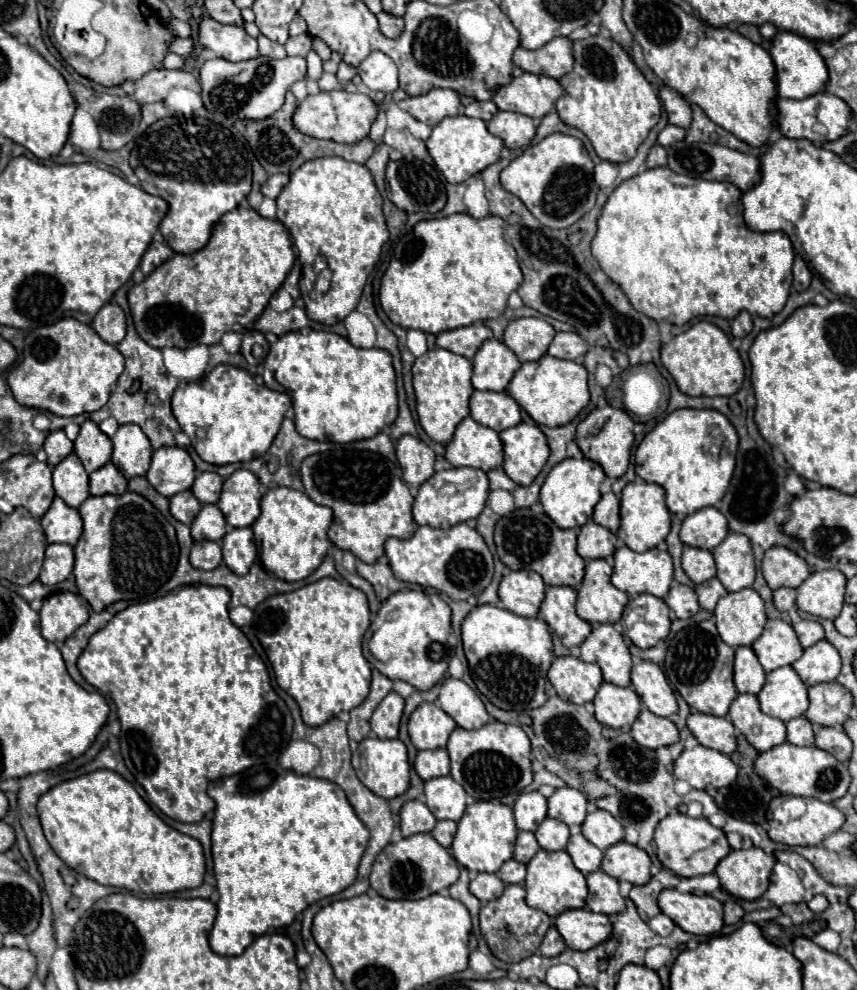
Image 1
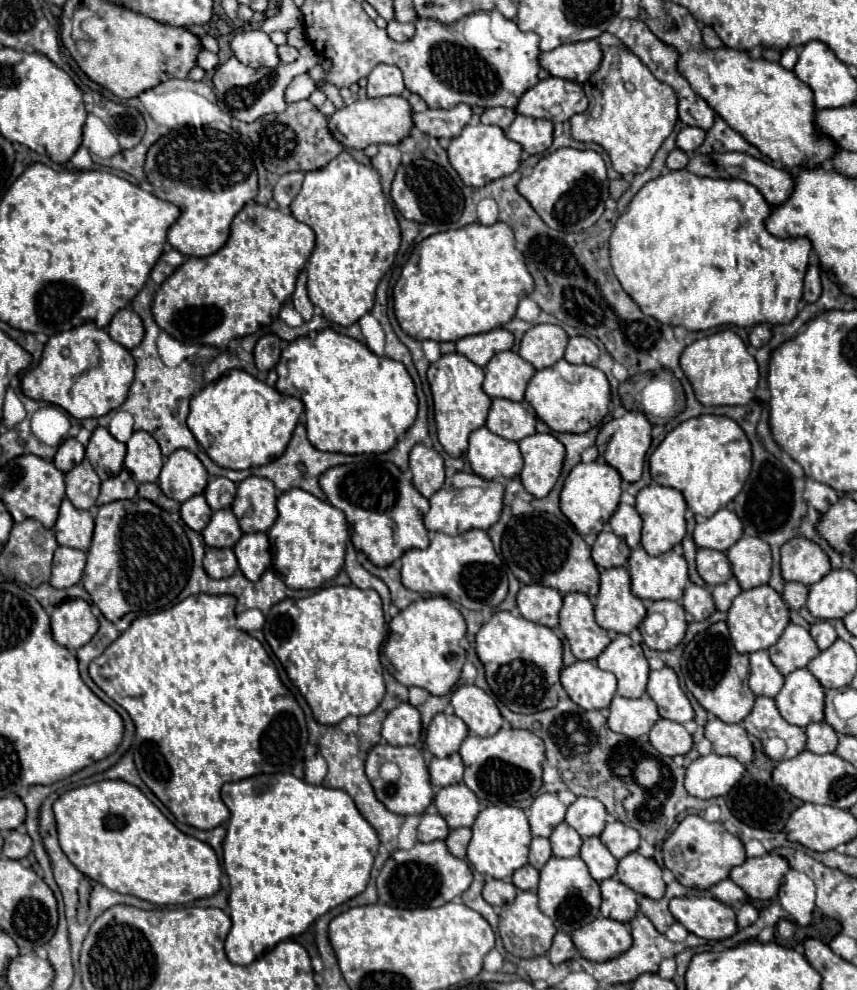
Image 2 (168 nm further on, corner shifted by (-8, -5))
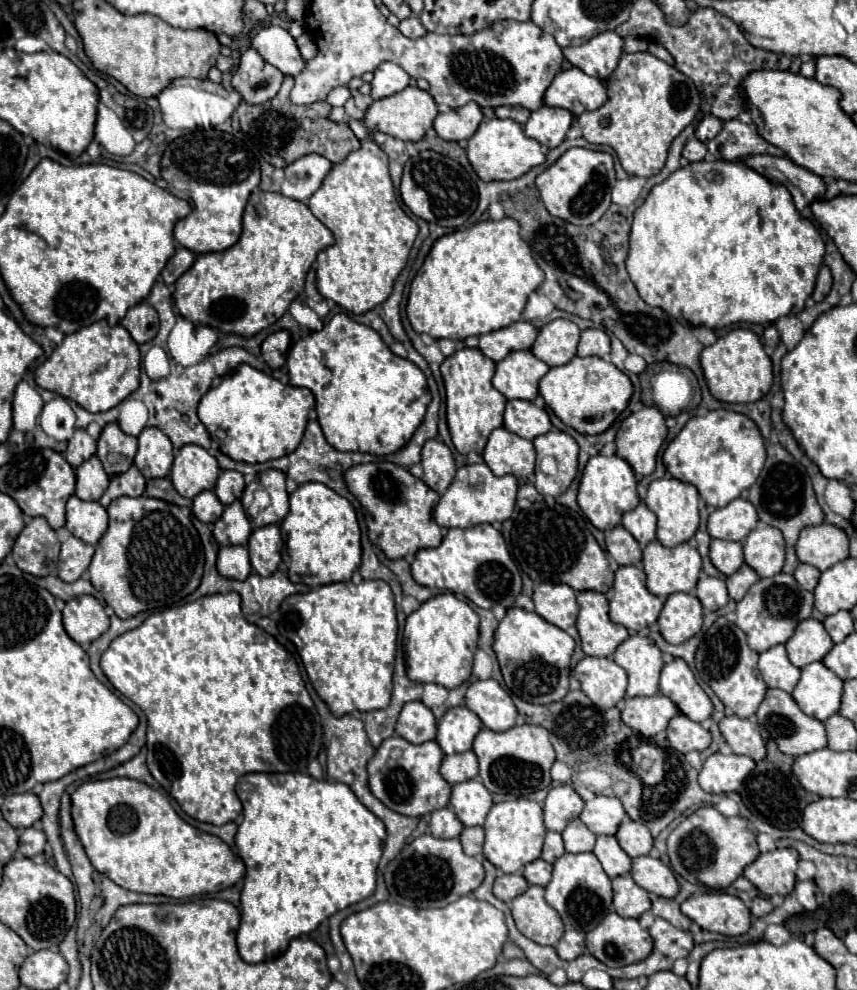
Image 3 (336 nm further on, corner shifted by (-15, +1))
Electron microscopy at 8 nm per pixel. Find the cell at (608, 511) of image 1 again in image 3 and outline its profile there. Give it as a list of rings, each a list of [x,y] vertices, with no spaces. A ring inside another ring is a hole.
[[[641,502],[637,508],[623,514],[621,524],[635,536],[641,546],[647,546],[655,538],[655,514]]]

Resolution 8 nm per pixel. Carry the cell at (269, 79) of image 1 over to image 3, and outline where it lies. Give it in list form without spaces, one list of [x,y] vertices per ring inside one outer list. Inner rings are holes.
[[[253,48],[241,54],[239,66],[233,70],[231,86],[247,104],[265,104],[273,100],[281,88],[283,74],[267,64]]]

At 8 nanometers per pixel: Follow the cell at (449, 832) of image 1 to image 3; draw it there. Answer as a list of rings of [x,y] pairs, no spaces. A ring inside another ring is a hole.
[[[469,826],[461,832],[459,840],[461,840],[461,846],[463,846],[463,852],[469,854],[469,856],[479,856],[481,854],[481,848],[483,848],[483,828],[481,826]]]

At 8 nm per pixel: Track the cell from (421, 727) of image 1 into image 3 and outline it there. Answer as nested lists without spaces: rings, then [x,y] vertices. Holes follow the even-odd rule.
[[[455,706],[445,712],[437,726],[437,744],[445,754],[471,750],[473,738],[481,730],[481,720],[467,706]]]

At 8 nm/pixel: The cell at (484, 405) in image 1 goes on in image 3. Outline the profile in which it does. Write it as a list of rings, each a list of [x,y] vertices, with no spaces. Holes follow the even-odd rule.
[[[507,400],[507,406],[505,406],[505,418],[503,418],[503,426],[525,438],[525,440],[533,440],[535,436],[541,436],[545,432],[551,430],[551,420],[549,420],[549,414],[543,410],[543,408],[537,408],[533,402],[529,400]]]

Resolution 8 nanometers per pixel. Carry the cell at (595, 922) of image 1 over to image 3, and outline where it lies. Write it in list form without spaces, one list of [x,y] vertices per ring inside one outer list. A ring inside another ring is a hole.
[[[615,912],[607,914],[601,924],[587,932],[587,950],[613,968],[647,958],[651,948],[649,932],[635,918],[621,918]]]

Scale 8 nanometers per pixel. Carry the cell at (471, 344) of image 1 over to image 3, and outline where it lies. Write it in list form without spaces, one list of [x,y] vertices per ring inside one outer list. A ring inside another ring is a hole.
[[[519,320],[507,328],[493,330],[489,334],[481,334],[479,336],[479,350],[487,358],[499,362],[513,350],[531,348],[535,338],[537,338],[537,328],[533,328],[533,324],[529,324],[529,322]]]

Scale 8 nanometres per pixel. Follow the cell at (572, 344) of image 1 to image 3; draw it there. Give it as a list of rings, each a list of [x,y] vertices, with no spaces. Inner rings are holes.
[[[599,328],[583,330],[579,346],[577,346],[577,356],[607,358],[609,356],[609,336]]]

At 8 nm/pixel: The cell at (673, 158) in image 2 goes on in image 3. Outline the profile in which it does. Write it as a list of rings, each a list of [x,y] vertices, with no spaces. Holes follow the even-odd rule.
[[[695,136],[689,138],[683,148],[683,158],[687,158],[689,162],[699,162],[699,160],[705,160],[705,156],[707,156],[705,144],[699,142]]]

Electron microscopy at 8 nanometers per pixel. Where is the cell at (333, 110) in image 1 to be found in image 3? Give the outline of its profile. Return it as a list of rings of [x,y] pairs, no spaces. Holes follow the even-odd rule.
[[[407,86],[405,90],[397,92],[397,94],[391,94],[387,98],[381,98],[381,100],[375,100],[365,116],[363,116],[363,124],[367,126],[369,132],[383,132],[383,134],[389,134],[393,138],[399,138],[399,140],[411,140],[411,142],[417,142],[425,136],[425,132],[433,126],[433,120],[437,116],[437,104],[435,100],[431,98],[429,92],[425,90],[419,90],[419,88],[411,88]]]

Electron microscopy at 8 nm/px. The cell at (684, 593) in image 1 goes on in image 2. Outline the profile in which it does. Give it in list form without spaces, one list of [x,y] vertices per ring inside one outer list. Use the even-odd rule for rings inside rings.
[[[690,584],[686,588],[682,596],[682,606],[694,620],[706,620],[712,612],[716,612],[710,590],[696,586],[696,584]]]

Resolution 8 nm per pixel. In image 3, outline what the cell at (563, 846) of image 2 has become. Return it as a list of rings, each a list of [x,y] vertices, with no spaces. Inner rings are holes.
[[[571,820],[567,824],[567,828],[561,832],[563,842],[565,842],[565,850],[567,852],[591,852],[595,846],[595,834],[579,820]]]

